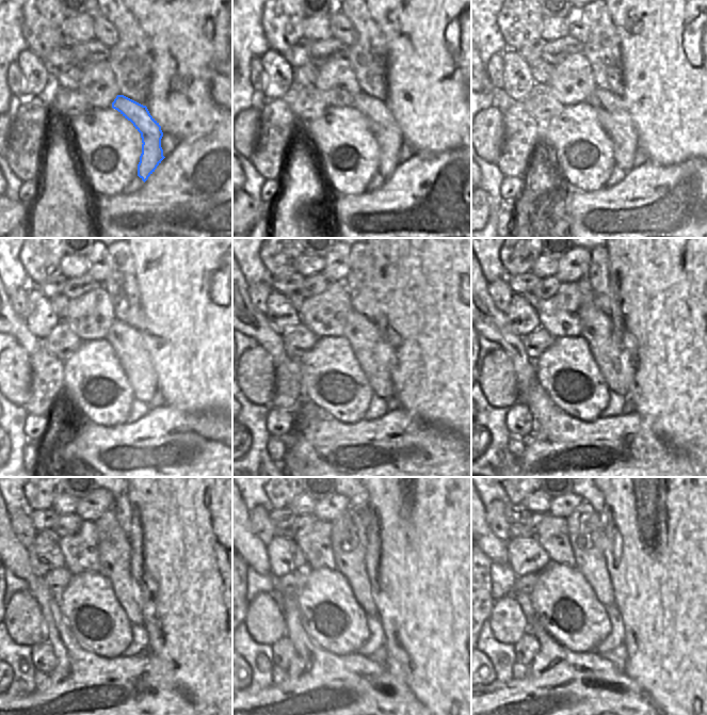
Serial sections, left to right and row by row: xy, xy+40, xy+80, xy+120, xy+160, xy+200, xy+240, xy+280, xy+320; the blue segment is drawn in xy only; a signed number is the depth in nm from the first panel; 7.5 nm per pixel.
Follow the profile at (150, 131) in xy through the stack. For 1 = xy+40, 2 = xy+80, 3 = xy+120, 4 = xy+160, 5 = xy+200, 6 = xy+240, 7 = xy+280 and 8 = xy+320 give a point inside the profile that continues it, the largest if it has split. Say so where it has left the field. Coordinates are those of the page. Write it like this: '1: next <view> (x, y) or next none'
1: next xy+40 (388, 133)
2: next xy+80 (612, 114)
3: next xy+120 (127, 342)
4: next xy+160 (363, 334)
5: next xy+200 (596, 327)
6: next xy+240 (113, 544)
7: next xy+280 (349, 541)
8: next xy+320 (587, 534)

